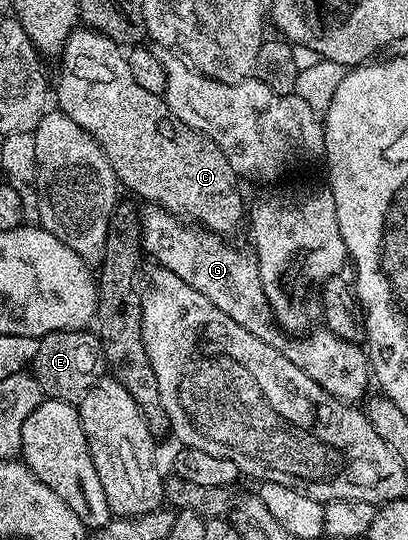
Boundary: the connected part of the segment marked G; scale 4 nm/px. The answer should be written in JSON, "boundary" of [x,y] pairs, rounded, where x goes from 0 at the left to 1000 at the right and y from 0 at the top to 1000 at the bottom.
{"boundary":[[[358,376],[350,385],[341,424],[348,461],[363,472],[368,467],[392,494],[419,498],[439,515],[449,515],[449,522],[478,528],[510,556],[537,567],[537,574],[547,574],[547,581],[556,581],[556,589],[586,596],[596,611],[676,639],[694,615],[672,591],[627,480],[610,467],[588,467],[549,452],[554,446],[527,430],[493,419],[461,422],[463,415],[451,406],[385,378]]]}

